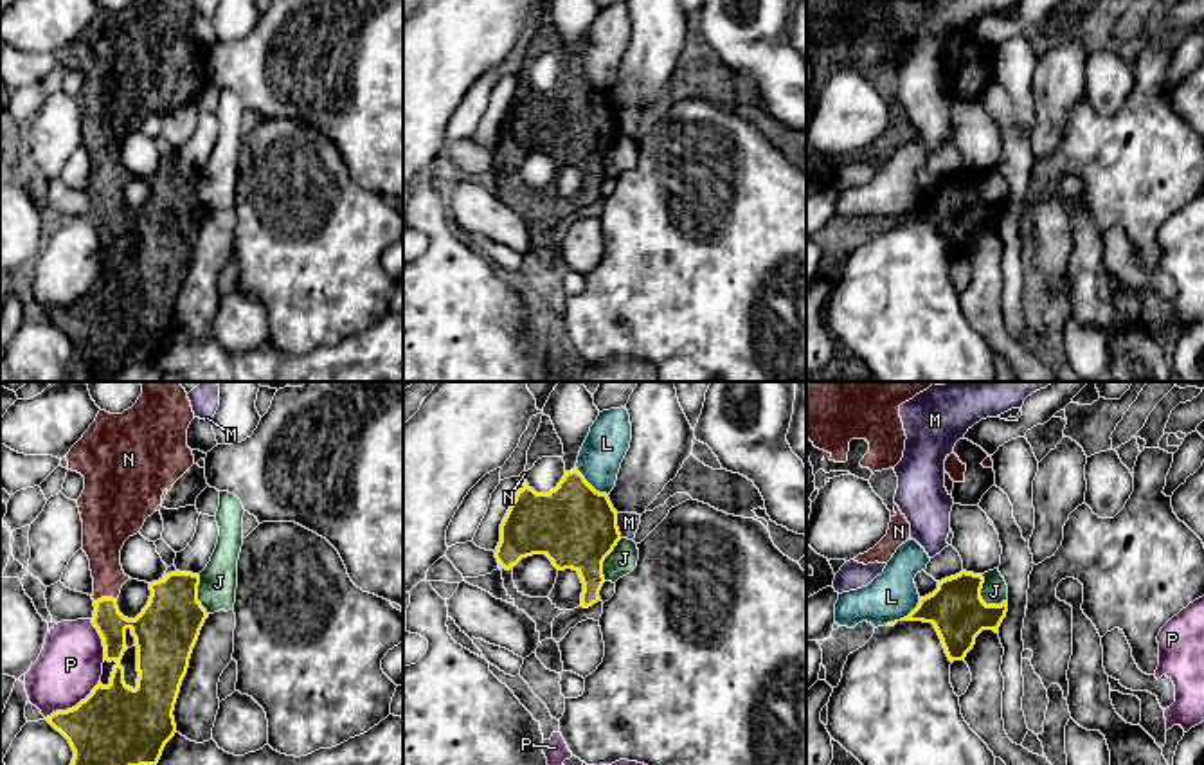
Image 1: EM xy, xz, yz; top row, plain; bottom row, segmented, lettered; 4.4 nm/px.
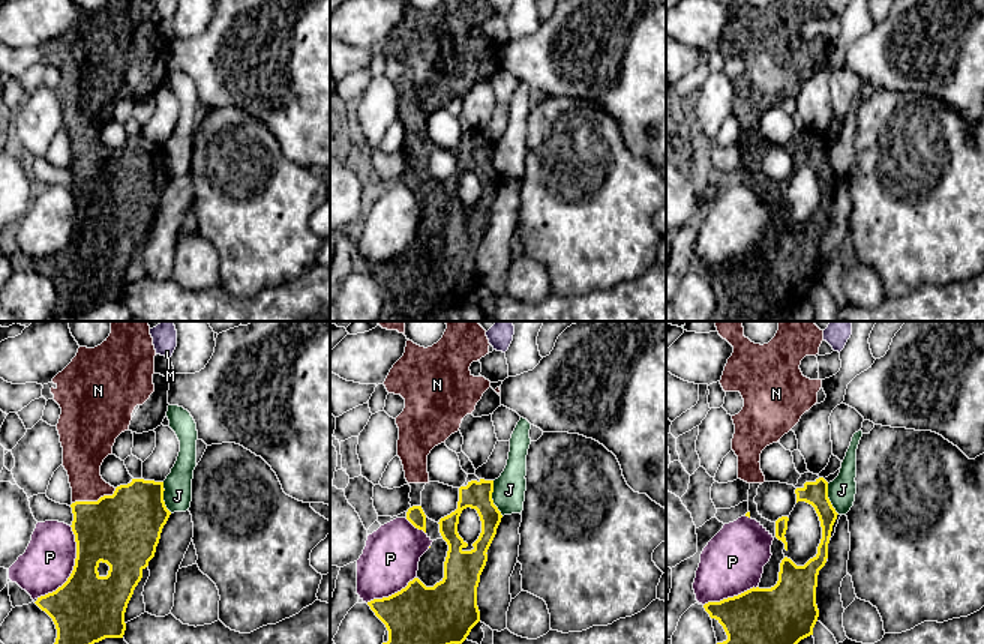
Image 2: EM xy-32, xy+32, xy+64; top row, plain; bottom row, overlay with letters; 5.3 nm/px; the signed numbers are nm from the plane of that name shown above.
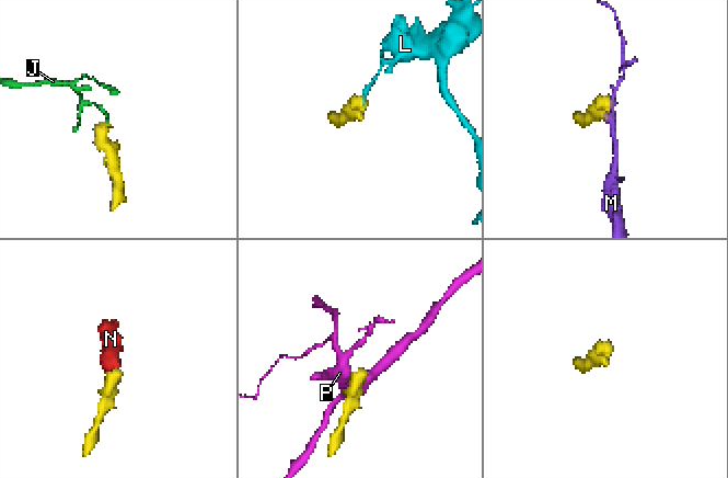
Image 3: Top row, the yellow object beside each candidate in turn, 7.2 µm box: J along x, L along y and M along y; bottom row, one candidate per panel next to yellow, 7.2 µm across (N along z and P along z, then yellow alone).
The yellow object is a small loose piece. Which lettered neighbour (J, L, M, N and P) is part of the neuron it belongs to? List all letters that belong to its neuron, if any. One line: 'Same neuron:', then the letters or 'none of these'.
Same neuron: N

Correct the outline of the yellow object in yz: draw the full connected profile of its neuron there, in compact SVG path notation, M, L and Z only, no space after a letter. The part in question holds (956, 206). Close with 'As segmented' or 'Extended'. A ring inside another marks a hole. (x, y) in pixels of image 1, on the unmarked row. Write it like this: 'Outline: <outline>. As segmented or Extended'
Outline: M961 167L938 178L938 185L920 194L918 203L900 218L932 220L950 259L965 257L983 227L999 230L1008 209L1008 196L986 202L981 194L984 175Z. As segmented

